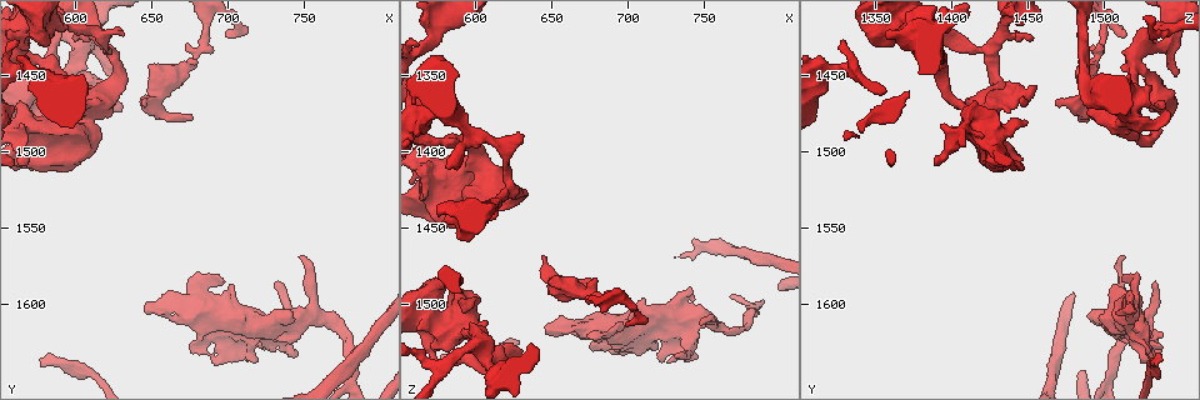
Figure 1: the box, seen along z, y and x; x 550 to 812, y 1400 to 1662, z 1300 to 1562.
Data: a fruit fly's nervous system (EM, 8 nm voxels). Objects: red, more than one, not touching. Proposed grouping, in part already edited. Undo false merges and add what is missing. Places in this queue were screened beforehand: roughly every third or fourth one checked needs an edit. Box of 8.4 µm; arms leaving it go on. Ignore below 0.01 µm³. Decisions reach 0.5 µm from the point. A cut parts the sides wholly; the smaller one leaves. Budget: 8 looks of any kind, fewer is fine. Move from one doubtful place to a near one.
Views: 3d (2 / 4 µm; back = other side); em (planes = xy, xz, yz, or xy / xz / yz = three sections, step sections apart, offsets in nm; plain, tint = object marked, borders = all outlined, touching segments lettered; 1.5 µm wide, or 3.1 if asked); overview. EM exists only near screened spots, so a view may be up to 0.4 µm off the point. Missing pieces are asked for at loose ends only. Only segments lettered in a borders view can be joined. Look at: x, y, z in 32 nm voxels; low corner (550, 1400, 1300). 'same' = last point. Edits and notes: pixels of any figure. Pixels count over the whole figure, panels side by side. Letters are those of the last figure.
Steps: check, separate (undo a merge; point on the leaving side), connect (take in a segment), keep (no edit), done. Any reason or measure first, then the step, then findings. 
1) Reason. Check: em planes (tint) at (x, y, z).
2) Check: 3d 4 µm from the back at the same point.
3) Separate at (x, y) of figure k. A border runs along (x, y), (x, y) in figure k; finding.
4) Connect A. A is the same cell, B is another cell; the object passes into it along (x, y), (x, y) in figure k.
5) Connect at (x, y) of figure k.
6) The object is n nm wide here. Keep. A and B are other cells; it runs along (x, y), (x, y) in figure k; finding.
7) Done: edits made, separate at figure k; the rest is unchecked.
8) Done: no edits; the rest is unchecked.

Thin neck. Check: em yz step 8 (plain) at (586, 1436, 1486).

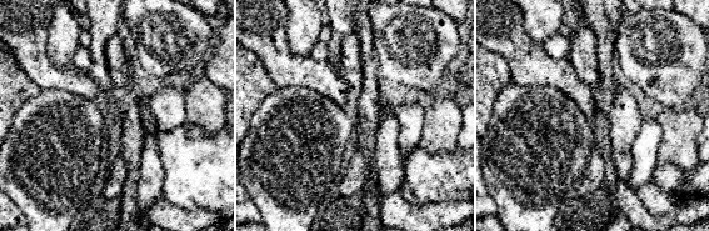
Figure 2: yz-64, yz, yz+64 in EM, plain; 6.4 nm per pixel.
Check: em yz step 8 (tint) at the same point.

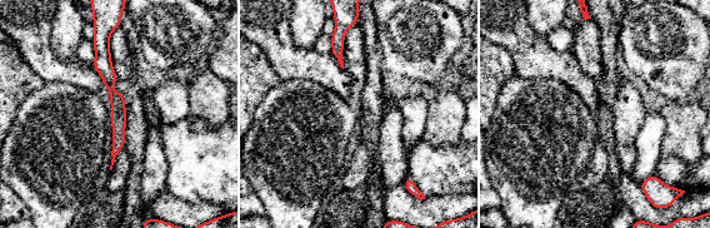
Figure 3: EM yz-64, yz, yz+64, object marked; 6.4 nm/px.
What lies round it. Check: em yz step 8 (borders) at the same point.

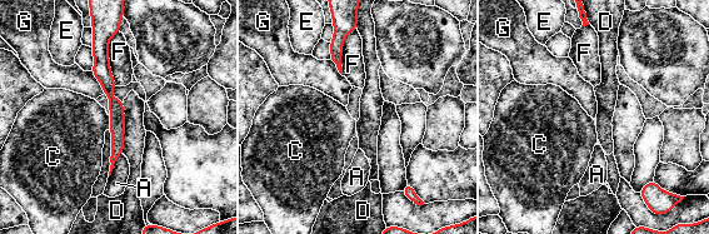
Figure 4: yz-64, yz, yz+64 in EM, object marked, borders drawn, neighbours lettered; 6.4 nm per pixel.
The object is 100 nm wide here. Keep. A, C, D, E, F and G are other cells; it runs along (105, 41), (114, 157) in figure 4; one neuron here.

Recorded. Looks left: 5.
Branch stops here. Check: 3d 2 µm at (678, 1478, 1484).

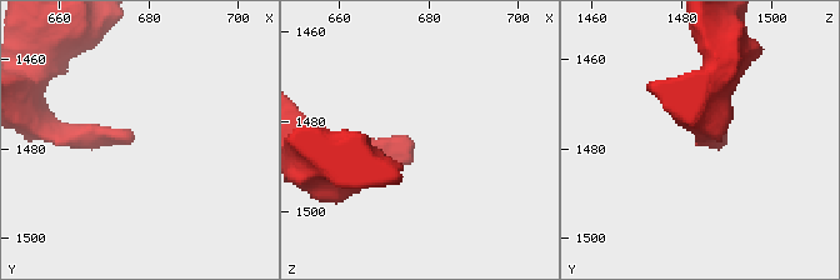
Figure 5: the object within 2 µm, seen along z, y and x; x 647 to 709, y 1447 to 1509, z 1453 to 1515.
Check: em planes (borders) at (677, 1477, 1486).

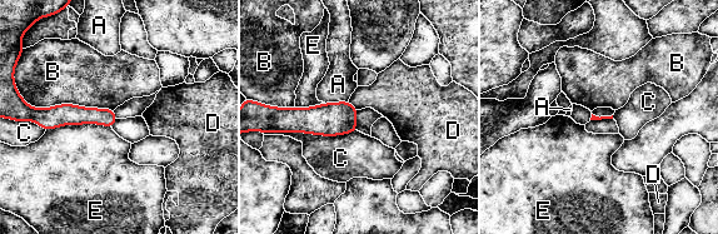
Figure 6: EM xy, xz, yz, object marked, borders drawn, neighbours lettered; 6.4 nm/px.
Keep. A, B, C, D and E are other cells; a border runs along (348, 101), (358, 109) in figure 6; no lettered segment goes on from it.

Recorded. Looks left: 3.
Sudden change in width. Check: em planes (plain) at (614, 1424, 1432).

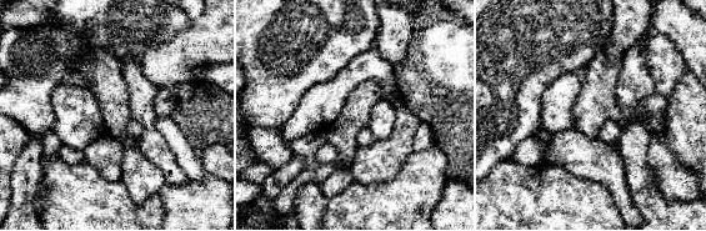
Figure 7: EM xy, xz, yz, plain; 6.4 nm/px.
Check: em planes (tint) at the same point.

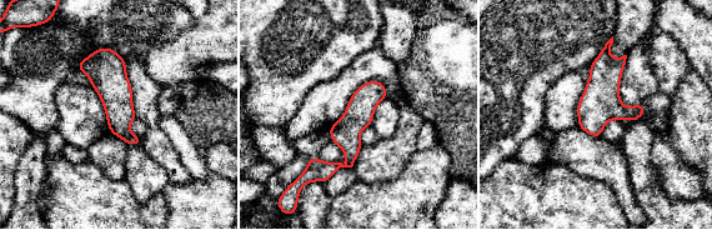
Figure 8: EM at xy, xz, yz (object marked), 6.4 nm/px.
What lies round it. Check: em planes (borders) at the same point.

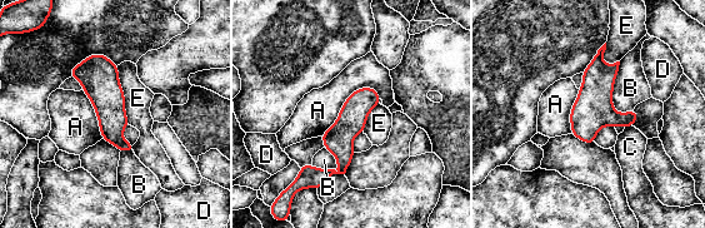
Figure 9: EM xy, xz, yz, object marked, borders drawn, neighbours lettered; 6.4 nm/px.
The object is 190 nm wide here. Keep. A, B, C, D and E are other cells; it runs along (371, 92), (343, 168), (313, 181) in figure 9; continuous, no second neuron.

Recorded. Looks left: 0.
Done: no edits; the rest is unchecked.

